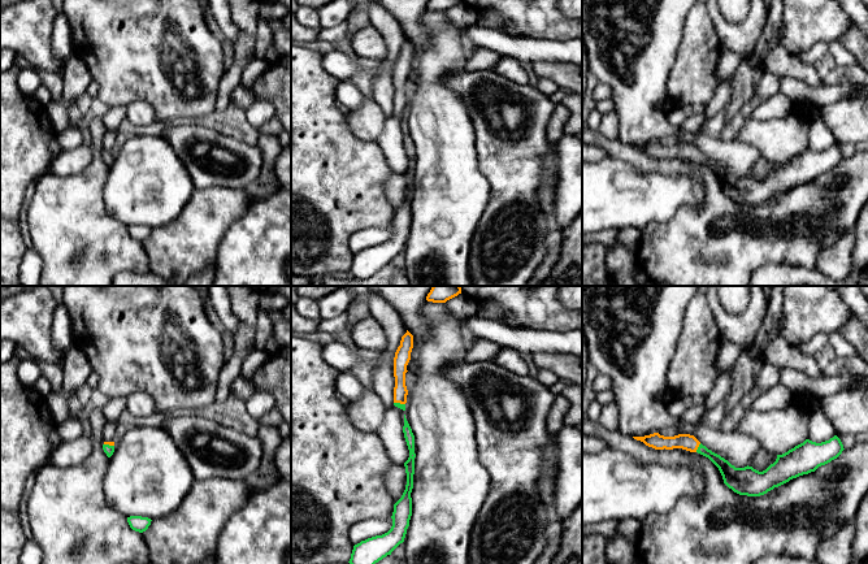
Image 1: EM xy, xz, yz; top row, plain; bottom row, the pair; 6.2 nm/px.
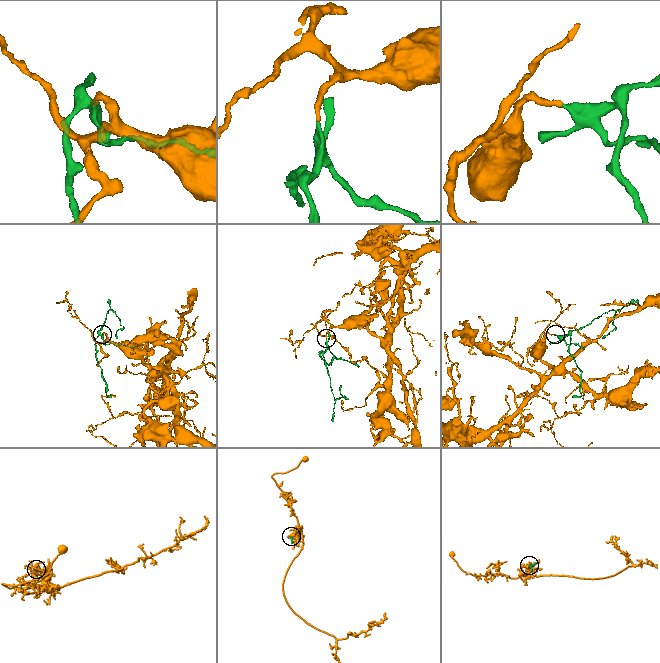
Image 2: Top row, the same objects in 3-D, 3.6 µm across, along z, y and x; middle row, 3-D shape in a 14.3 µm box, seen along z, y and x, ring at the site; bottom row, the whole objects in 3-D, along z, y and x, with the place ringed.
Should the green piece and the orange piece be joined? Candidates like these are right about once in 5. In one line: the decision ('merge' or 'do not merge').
merge

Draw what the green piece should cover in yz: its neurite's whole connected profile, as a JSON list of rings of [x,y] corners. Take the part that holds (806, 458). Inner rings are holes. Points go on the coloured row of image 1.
[[[654,433],[633,438],[655,450],[682,448],[708,457],[719,468],[724,483],[734,493],[747,496],[764,495],[793,478],[815,472],[819,467],[837,459],[845,450],[837,435],[821,443],[806,439],[787,452],[777,455],[773,464],[765,470],[759,472],[748,465],[745,468],[735,468],[690,434],[664,437],[659,433]]]

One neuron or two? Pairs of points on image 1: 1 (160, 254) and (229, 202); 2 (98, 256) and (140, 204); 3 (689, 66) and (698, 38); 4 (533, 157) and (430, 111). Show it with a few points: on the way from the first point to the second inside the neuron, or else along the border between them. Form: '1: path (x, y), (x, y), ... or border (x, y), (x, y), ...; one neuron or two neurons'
1: path (177, 250), (212, 215); one neuron
2: border (104, 200), (104, 207), (126, 226); two neurons
3: path (695, 60), (698, 44); one neuron
4: border (463, 103), (473, 126), (476, 142); two neurons

